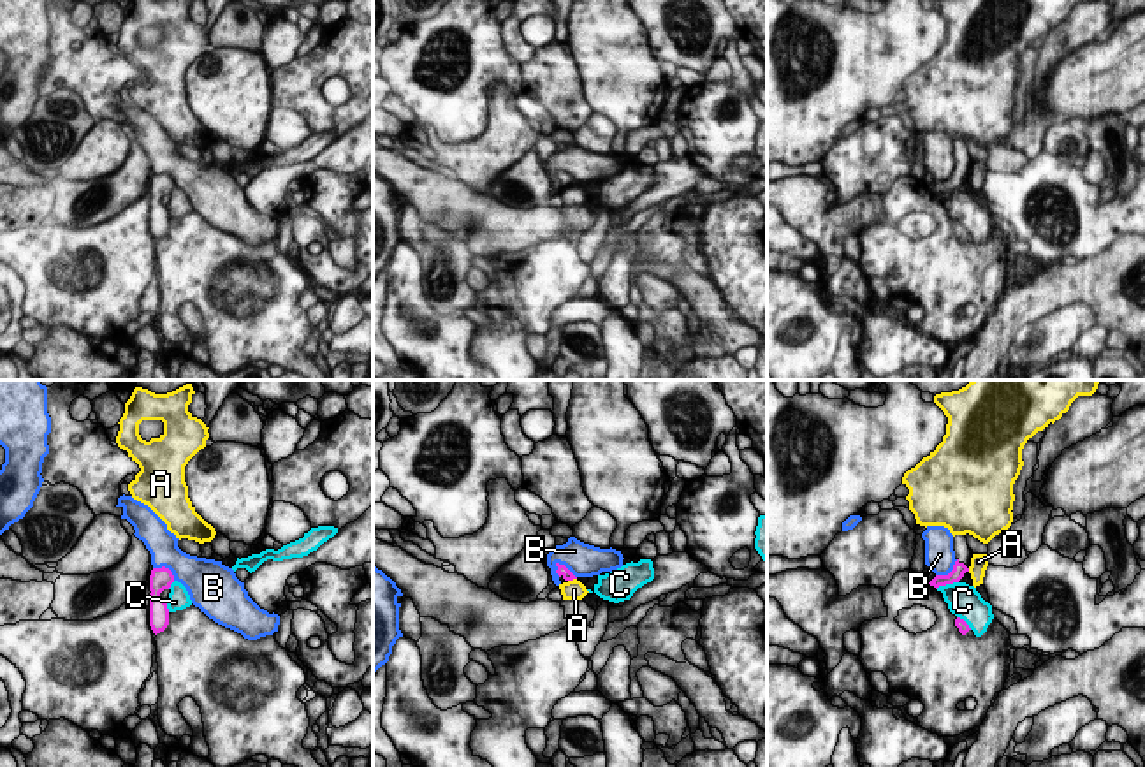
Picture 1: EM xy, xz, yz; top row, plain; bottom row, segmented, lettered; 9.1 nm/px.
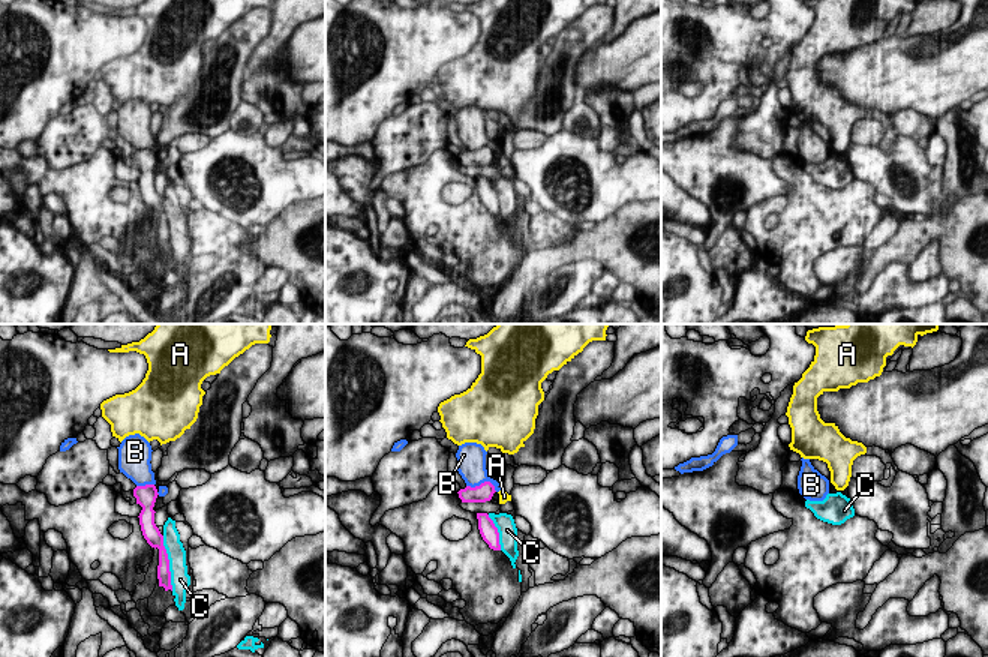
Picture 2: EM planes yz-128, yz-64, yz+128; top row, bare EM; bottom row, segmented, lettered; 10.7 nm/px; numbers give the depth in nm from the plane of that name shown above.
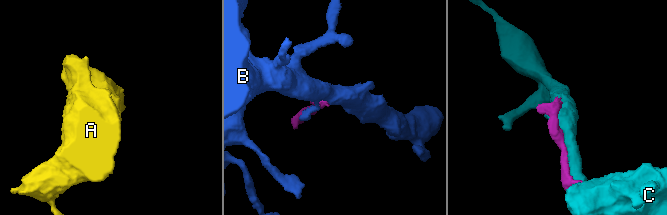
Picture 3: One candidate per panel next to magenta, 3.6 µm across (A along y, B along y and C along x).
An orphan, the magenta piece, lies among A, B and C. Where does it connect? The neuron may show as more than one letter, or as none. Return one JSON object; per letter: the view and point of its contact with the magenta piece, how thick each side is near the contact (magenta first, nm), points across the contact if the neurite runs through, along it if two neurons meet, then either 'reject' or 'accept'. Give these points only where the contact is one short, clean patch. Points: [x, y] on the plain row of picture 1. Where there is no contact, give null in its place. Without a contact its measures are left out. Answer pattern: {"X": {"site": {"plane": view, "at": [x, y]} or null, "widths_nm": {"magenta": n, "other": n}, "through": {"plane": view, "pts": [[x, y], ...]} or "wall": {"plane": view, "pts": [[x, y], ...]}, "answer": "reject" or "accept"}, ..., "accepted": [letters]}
{"A": {"site": {"plane": "xz", "at": [572, 185]}, "widths_nm": {"magenta": 100, "other": 190}, "wall": {"plane": "xz", "pts": [[576, 183], [568, 187]]}, "answer": "reject"}, "B": {"site": {"plane": "xz", "at": [565, 173]}, "widths_nm": {"magenta": 100, "other": 320}, "wall": {"plane": "xz", "pts": [[554, 169], [561, 169], [576, 183]]}, "answer": "reject"}, "C": {"site": {"plane": "yz", "at": [947, 189]}, "widths_nm": {"magenta": 130, "other": 300}, "answer": "reject"}, "accepted": []}

